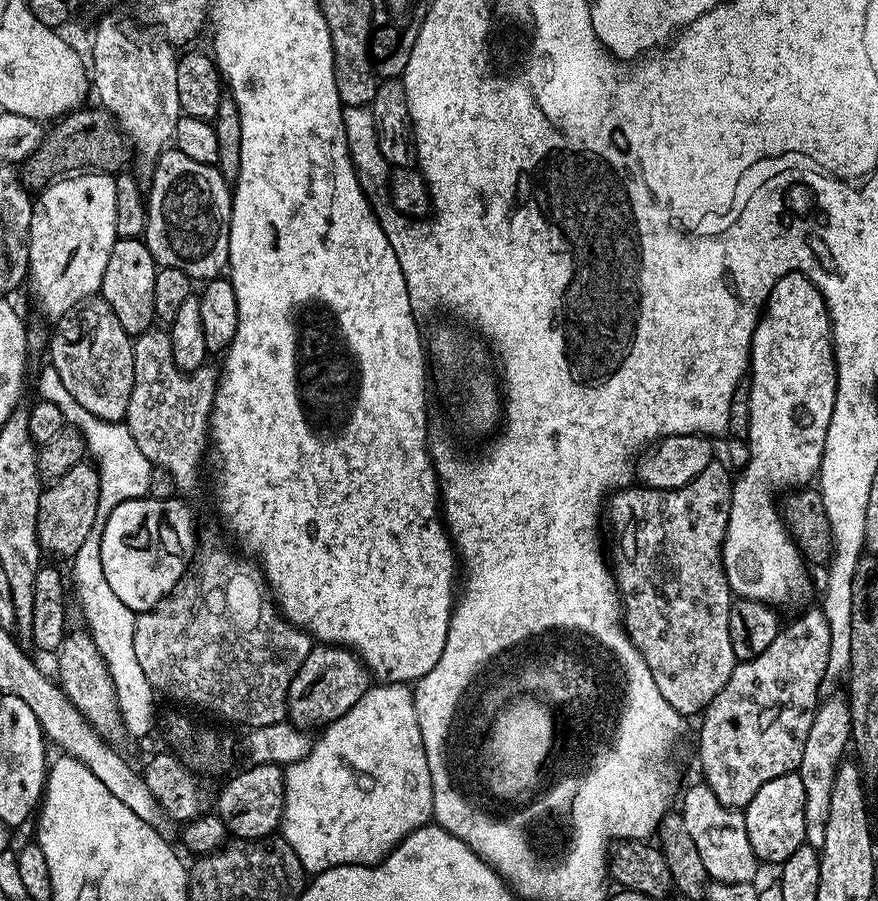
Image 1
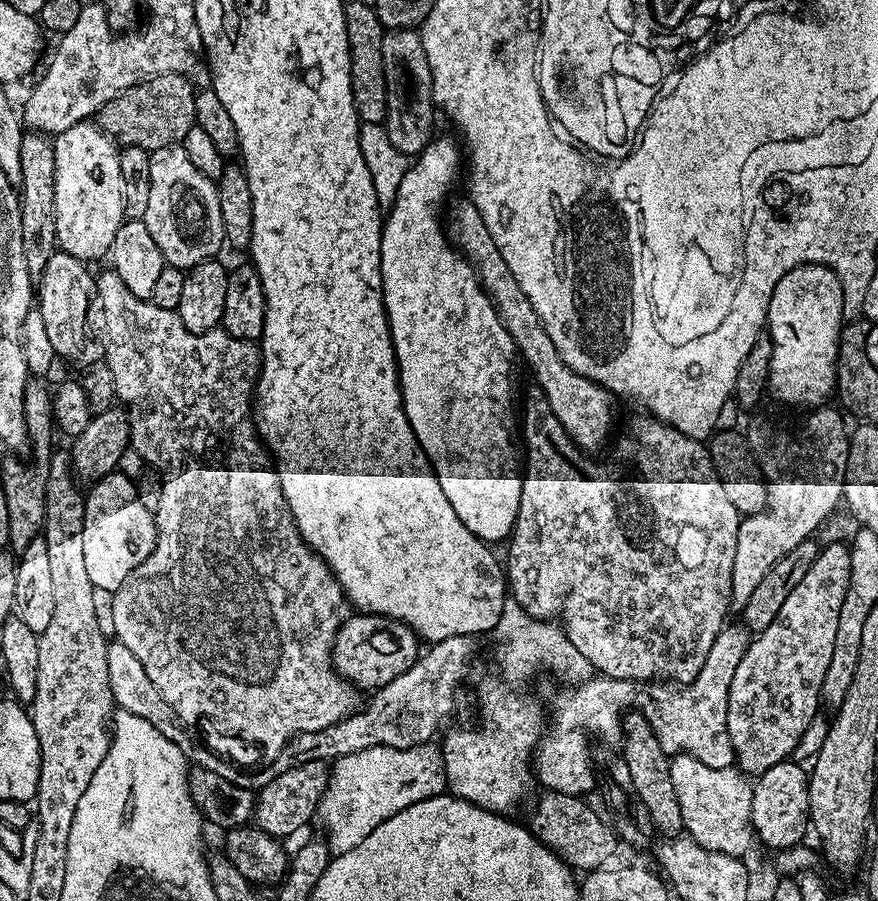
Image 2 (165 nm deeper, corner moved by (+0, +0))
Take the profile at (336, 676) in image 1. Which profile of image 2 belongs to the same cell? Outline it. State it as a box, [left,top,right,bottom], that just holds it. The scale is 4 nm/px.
[332,614,422,690]

